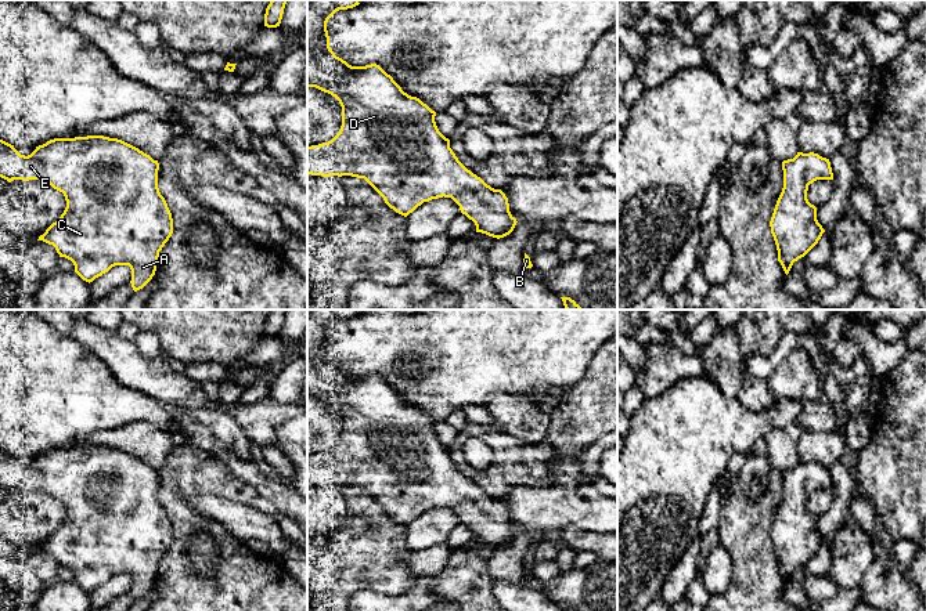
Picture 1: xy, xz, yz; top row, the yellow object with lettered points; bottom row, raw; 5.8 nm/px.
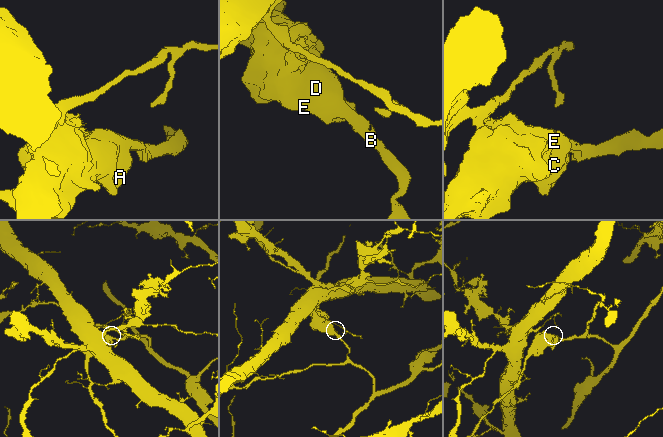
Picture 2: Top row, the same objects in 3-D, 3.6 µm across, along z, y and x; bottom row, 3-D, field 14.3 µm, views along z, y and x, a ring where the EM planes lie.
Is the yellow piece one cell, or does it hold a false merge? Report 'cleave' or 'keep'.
cleave

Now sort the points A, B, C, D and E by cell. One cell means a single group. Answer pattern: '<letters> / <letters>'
A C D E / B

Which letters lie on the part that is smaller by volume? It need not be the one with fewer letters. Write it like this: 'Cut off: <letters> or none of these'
Cut off: B

